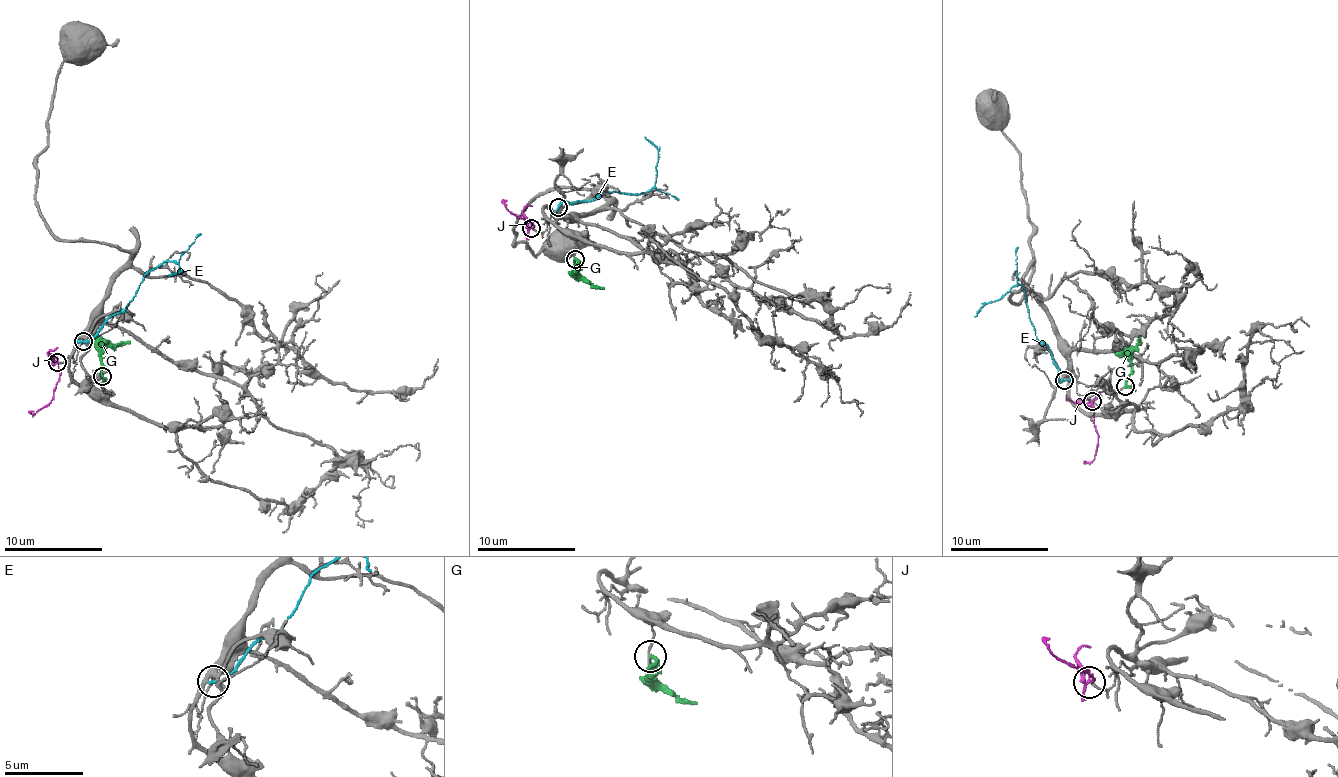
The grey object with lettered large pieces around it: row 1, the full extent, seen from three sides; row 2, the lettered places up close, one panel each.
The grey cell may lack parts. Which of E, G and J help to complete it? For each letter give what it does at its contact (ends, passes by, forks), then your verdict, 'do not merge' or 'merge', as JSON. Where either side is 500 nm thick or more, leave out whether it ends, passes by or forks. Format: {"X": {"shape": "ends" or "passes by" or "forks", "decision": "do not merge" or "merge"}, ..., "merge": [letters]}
{"E": {"shape": "ends", "decision": "do not merge"}, "G": {"shape": "passes by", "decision": "do not merge"}, "J": {"shape": "forks", "decision": "do not merge"}, "merge": []}

